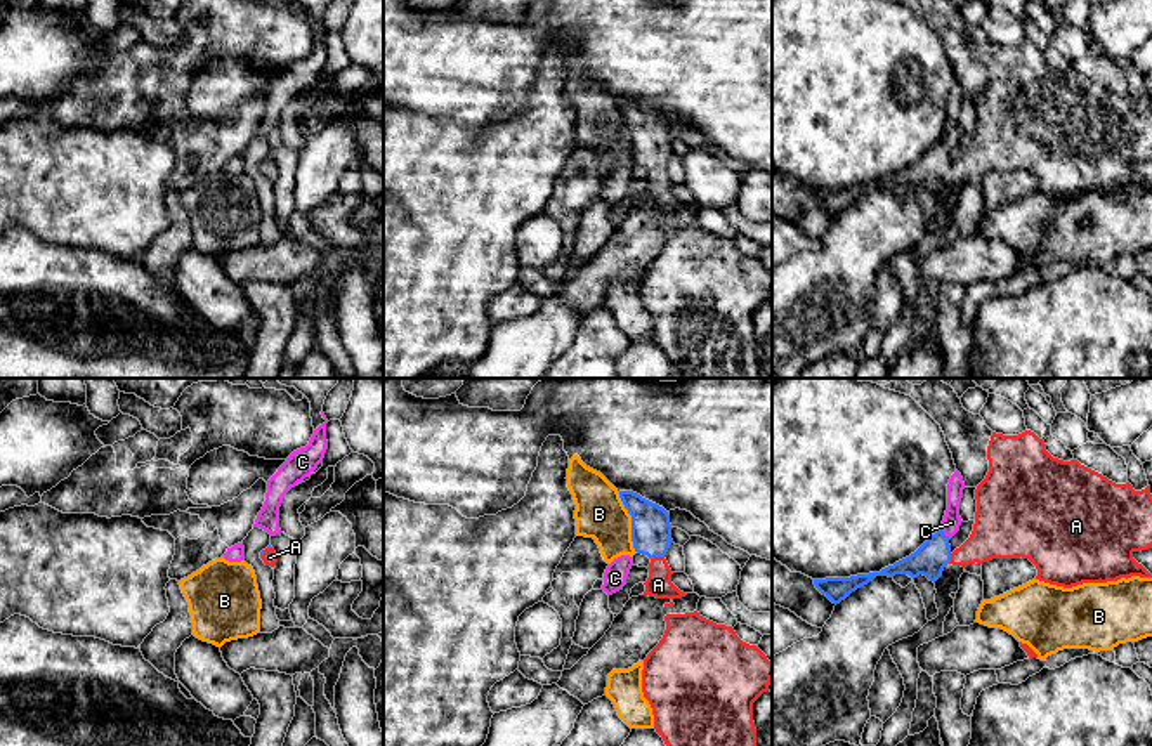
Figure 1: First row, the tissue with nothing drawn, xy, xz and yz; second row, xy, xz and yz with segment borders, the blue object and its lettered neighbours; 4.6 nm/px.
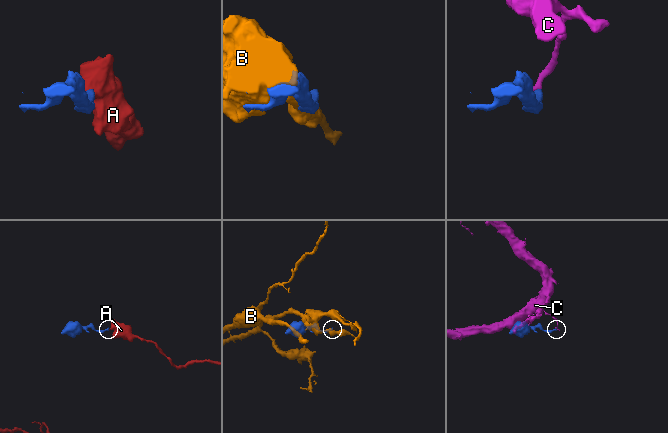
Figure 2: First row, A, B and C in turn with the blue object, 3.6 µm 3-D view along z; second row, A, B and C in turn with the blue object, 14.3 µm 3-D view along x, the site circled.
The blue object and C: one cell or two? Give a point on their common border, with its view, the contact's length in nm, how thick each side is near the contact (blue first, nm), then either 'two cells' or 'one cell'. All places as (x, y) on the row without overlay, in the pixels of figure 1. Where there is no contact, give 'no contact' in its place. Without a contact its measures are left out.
yz (942, 144) | 70 nm | 150/90 nm | two cells

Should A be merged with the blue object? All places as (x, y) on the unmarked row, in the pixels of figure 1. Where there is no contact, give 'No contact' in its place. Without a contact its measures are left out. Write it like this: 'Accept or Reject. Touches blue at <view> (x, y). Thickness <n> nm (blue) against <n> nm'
Accept. Touches blue at xz (656, 167). Thickness 190 nm (blue) against 120 nm

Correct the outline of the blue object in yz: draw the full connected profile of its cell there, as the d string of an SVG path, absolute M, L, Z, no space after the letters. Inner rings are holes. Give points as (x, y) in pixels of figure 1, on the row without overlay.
M1031 42L1018 47L992 43L987 71L989 83L975 101L973 142L959 160L952 163L951 149L939 141L914 165L880 184L814 191L815 200L833 215L840 215L876 187L909 186L914 191L923 186L935 194L947 175L965 179L992 170L1020 168L1036 177L1036 191L1064 200L1128 191L1131 187L1152 189L1133 170L1135 163L1152 160L1150 97L1135 102L1129 94L1116 95L1077 71L1053 69L1046 62L1044 52Z

